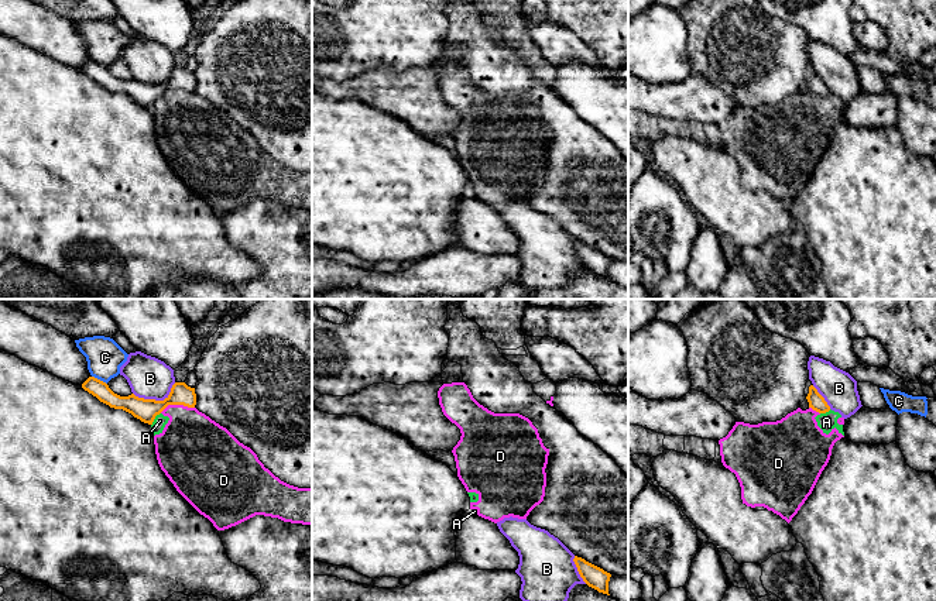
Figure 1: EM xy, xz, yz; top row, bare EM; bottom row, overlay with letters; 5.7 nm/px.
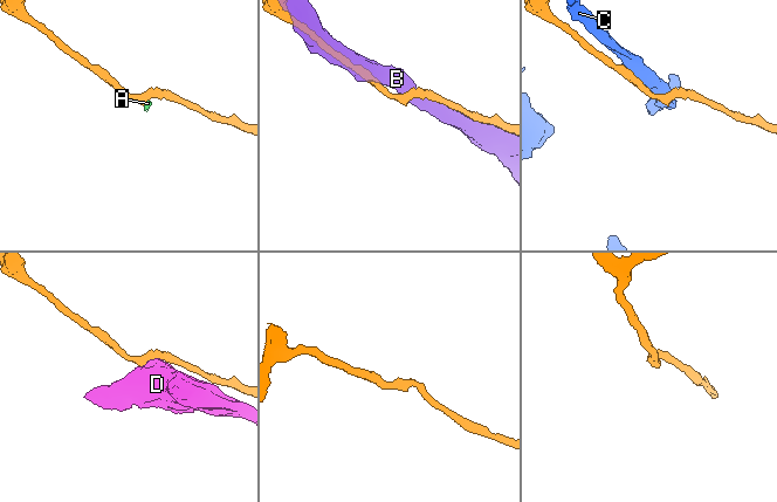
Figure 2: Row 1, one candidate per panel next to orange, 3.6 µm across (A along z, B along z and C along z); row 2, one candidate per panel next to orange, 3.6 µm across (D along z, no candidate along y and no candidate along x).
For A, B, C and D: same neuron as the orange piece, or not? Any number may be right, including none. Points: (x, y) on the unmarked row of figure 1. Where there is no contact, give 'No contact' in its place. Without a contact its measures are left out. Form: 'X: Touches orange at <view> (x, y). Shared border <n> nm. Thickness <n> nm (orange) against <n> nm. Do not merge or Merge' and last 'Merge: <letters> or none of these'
A: Touches orange at xy (154, 102). Shared border 90 nm. Thickness 130 nm (orange) against 70 nm. Do not merge
B: Touches orange at xy (154, 83). Shared border 260 nm. Thickness 130 nm (orange) against 240 nm. Do not merge
C: Touches orange at xy (99, 64). Shared border 100 nm. Thickness 110 nm (orange) against 200 nm. Do not merge
D: Touches orange at xy (177, 88). Shared border 200 nm. Thickness 130 nm (orange) against 360 nm. Do not merge
Merge: none of these

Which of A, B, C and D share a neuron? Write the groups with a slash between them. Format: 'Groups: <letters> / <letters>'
Groups: A D / B / C

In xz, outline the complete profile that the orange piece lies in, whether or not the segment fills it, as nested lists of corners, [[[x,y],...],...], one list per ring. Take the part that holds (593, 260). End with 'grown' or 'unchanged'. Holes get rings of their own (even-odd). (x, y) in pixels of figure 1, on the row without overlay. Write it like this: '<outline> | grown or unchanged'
[[[575,240],[573,245],[577,251],[580,261],[589,271],[597,274],[599,277],[610,279],[608,278],[608,265],[611,261],[610,257],[577,240]]] | unchanged

